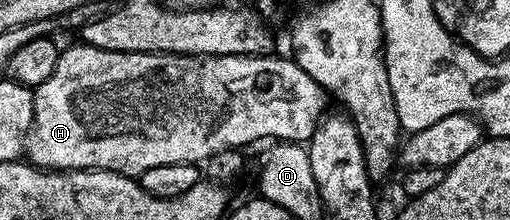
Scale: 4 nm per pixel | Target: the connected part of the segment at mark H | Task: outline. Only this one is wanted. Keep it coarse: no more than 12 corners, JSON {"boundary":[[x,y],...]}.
{"boundary":[[77,42],[33,94],[28,163],[139,178],[308,142],[292,58]]}

